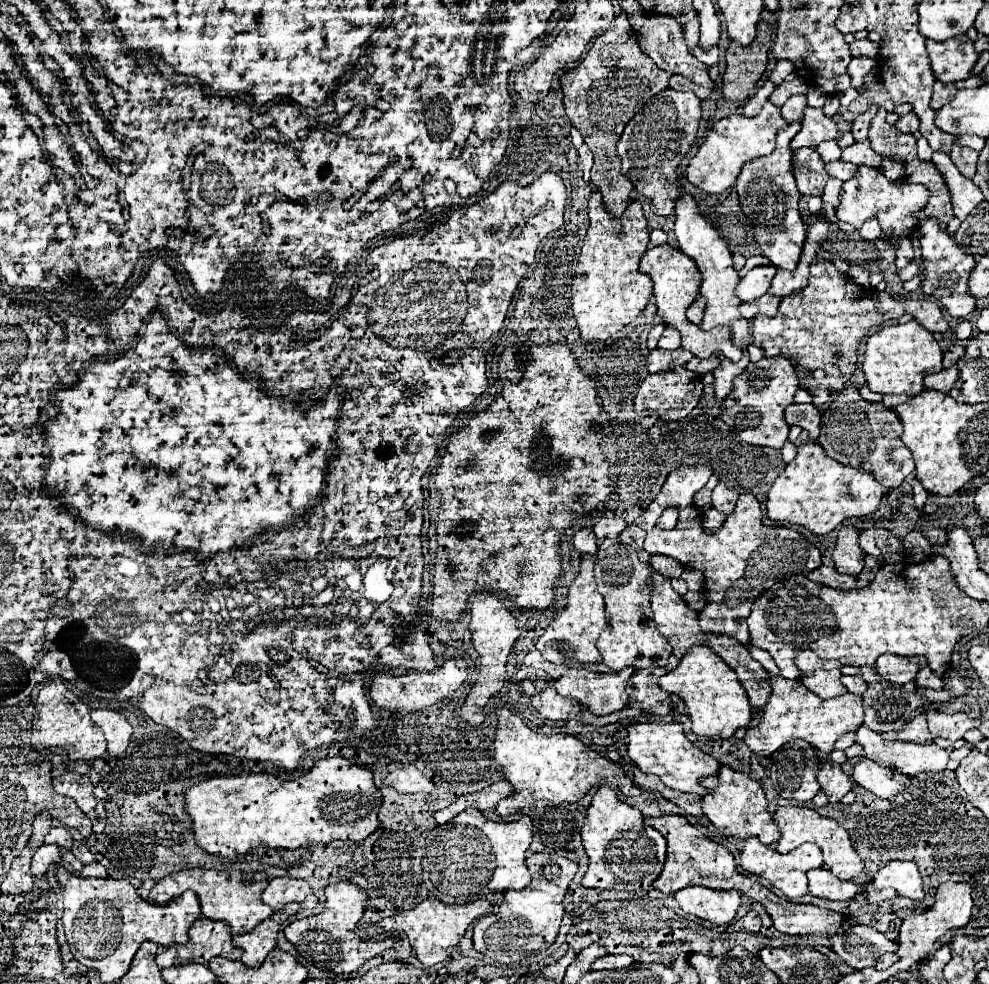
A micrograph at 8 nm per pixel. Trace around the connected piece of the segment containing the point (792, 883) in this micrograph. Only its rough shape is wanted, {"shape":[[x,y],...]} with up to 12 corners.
{"shape":[[750,837],[740,867],[786,897],[808,893],[806,873],[822,867],[818,845],[780,855]]}

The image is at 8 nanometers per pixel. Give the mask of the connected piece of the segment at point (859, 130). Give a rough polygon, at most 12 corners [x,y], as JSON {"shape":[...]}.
{"shape":[[870,107],[852,121],[852,137],[868,139],[868,127],[878,107]]}

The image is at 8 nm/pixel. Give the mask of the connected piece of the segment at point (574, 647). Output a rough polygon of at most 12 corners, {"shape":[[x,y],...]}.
{"shape":[[582,561],[568,605],[538,639],[552,663],[602,663],[608,627],[594,563]]}

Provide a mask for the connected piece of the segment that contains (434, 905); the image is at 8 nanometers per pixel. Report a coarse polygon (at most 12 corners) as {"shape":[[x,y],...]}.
{"shape":[[428,897],[394,913],[388,927],[408,935],[424,967],[442,963],[484,899],[446,905]]}

